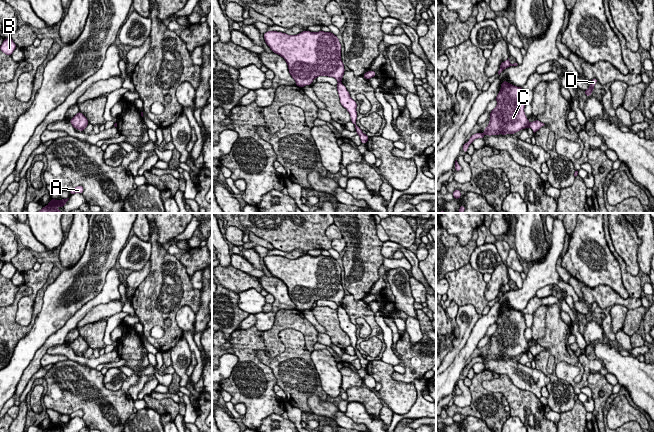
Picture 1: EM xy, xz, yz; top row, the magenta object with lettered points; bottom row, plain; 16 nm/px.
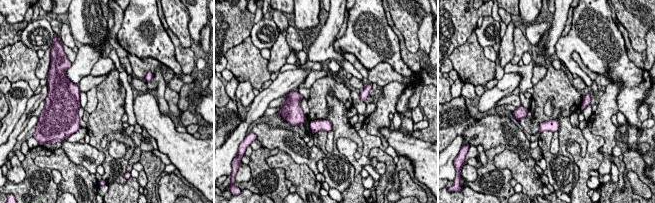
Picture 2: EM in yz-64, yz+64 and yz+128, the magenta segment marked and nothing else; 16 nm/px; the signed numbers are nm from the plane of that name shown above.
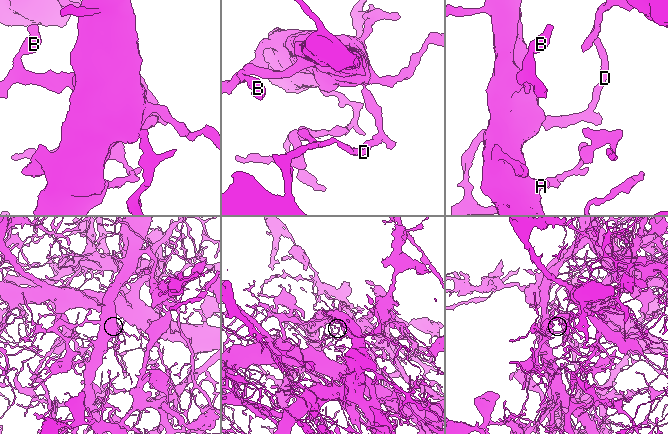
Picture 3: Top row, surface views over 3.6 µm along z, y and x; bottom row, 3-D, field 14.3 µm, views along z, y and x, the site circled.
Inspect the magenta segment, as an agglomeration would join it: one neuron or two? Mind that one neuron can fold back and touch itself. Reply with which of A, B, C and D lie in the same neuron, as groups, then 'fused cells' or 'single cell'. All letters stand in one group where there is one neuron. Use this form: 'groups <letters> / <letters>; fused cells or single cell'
groups A B C / D; fused cells

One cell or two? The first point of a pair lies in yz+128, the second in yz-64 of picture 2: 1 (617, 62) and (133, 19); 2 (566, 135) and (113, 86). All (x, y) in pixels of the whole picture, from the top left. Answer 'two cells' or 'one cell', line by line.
1: one cell
2: one cell

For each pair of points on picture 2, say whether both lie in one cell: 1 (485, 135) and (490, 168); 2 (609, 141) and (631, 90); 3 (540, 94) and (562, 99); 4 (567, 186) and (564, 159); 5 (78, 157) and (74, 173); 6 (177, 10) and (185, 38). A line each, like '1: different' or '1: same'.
1: different
2: different
3: same
4: same
5: different
6: same

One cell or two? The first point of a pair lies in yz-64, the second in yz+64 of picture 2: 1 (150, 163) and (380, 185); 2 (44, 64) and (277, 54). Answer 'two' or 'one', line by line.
1: one
2: one

